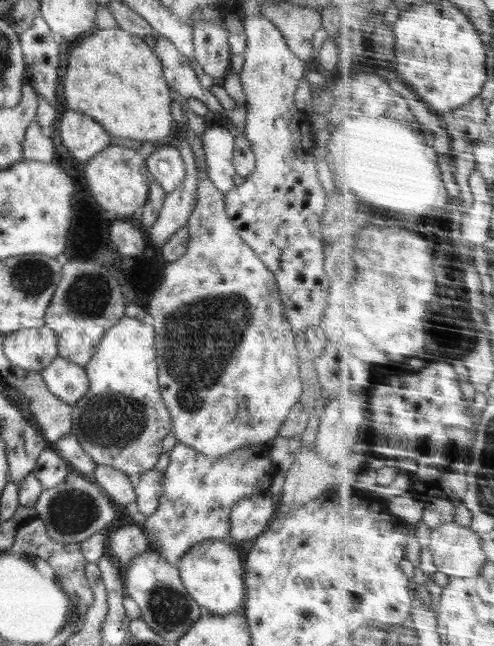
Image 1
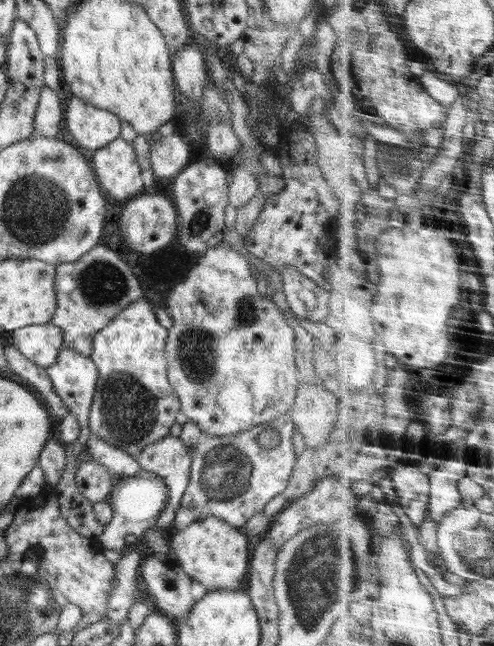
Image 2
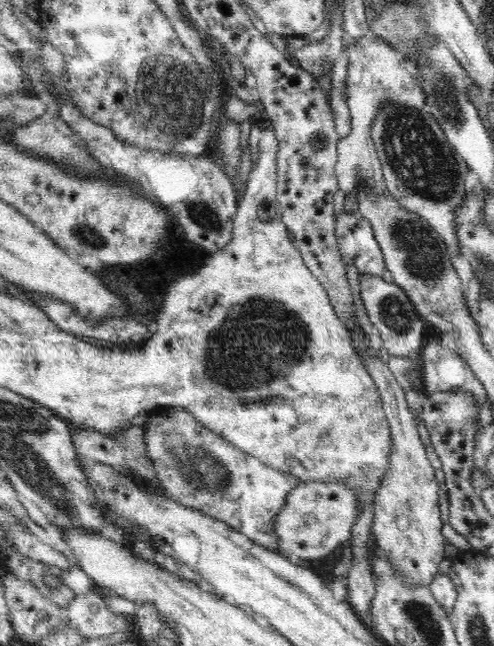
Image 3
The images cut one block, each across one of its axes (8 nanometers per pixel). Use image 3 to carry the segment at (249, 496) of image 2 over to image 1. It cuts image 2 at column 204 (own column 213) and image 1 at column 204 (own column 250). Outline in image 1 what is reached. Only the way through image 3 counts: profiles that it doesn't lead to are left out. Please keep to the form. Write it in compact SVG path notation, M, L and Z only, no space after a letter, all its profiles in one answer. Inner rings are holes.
M177 442L169 452L170 464L164 471L162 496L158 498L158 508L154 514L147 516L147 521L141 526L149 540L150 550L156 550L160 555L176 568L179 560L189 548L195 544L214 538L228 540L230 532L230 509L240 499L266 494L278 473L277 466L270 461L270 443L259 448L237 448L222 458L208 458L201 452Z

